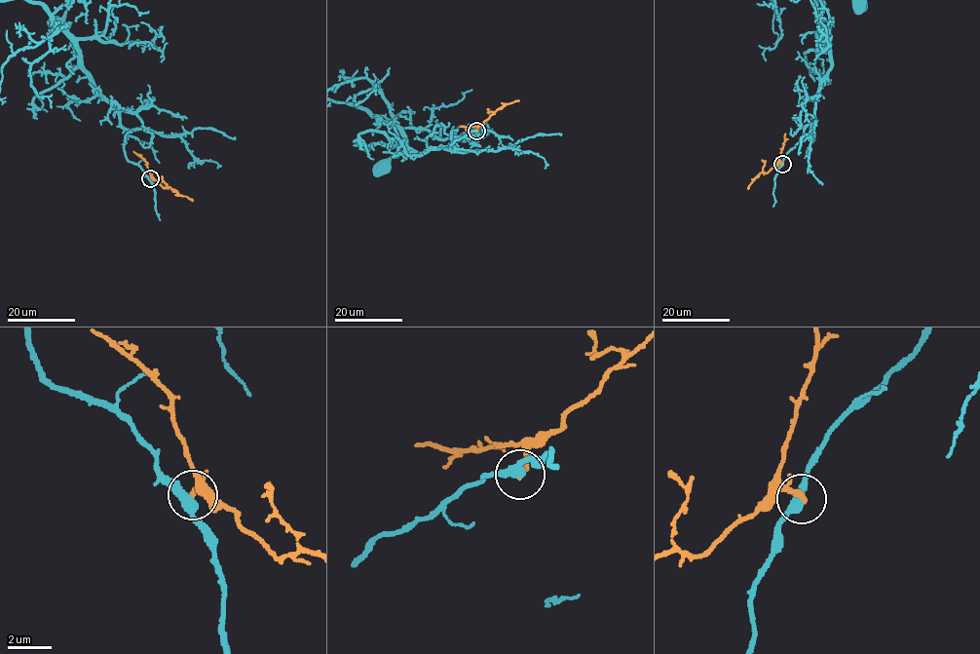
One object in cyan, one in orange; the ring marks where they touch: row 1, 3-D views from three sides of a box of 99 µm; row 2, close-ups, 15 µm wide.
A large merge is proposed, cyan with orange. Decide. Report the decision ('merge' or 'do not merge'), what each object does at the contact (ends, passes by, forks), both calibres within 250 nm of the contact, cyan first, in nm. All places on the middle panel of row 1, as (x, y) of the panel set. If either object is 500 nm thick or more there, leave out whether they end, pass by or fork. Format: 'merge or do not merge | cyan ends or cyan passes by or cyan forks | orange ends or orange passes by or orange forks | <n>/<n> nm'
do not merge | cyan passes by | orange passes by | 400/200 nm

